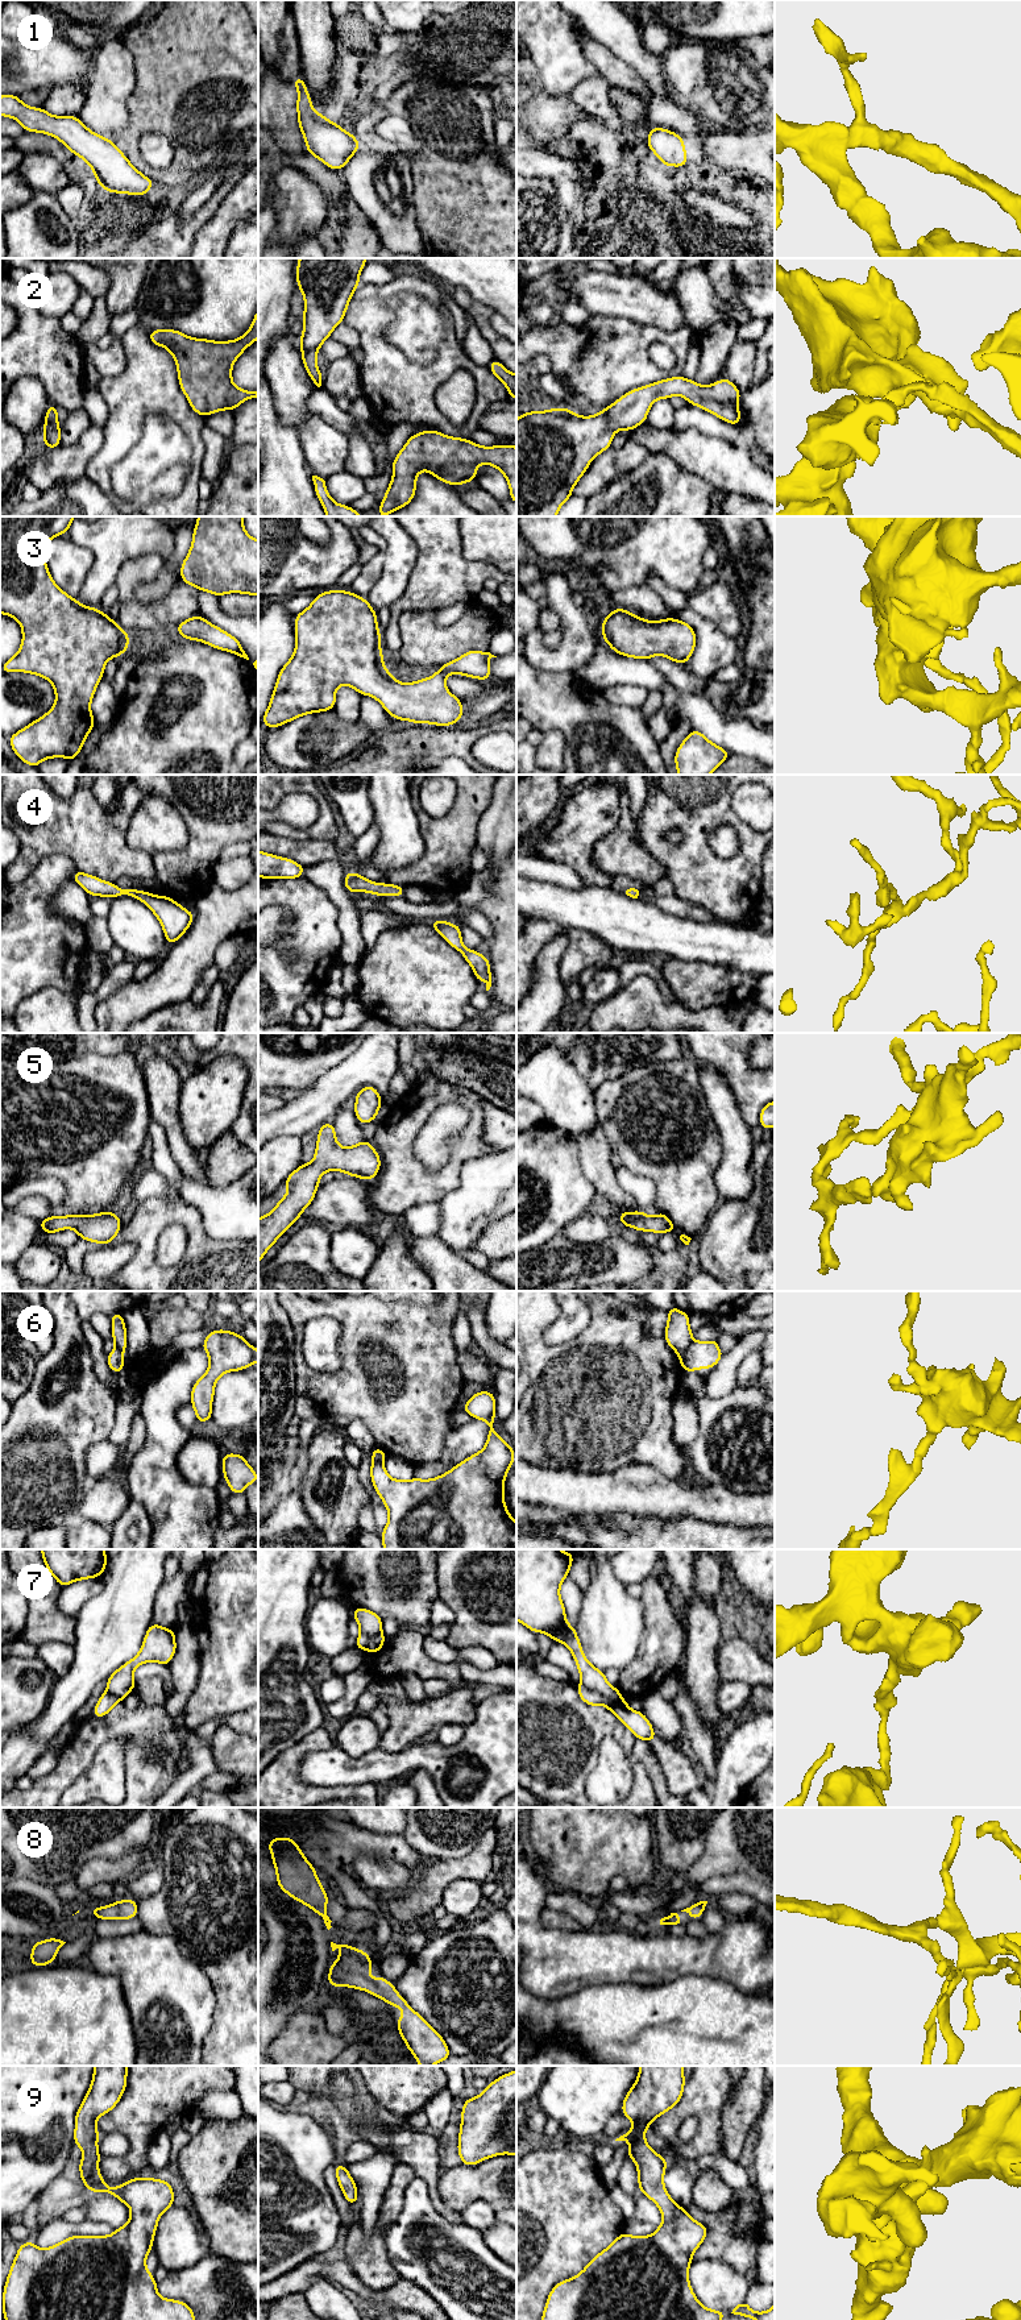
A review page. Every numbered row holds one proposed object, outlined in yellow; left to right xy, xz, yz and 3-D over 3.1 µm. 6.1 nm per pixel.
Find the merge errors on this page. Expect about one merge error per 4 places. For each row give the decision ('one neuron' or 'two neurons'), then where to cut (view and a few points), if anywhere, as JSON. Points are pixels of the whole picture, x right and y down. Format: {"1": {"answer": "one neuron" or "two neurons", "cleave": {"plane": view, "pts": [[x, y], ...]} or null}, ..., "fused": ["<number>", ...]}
{"1": {"answer": "one neuron", "cleave": null}, "2": {"answer": "one neuron", "cleave": null}, "3": {"answer": "one neuron", "cleave": null}, "4": {"answer": "one neuron", "cleave": null}, "5": {"answer": "one neuron", "cleave": null}, "6": {"answer": "two neurons", "cleave": {"plane": "yz", "pts": [[692, 1341], [680, 1354]]}}, "7": {"answer": "two neurons", "cleave": {"plane": "yz", "pts": [[581, 1681], [605, 1697], [615, 1701], [622, 1700]]}}, "8": {"answer": "one neuron", "cleave": null}, "9": {"answer": "one neuron", "cleave": null}, "fused": ["6", "7"]}

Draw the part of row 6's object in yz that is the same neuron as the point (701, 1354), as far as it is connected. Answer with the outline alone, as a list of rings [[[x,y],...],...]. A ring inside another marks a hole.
[[[718,1339],[710,1341],[692,1341],[678,1360],[682,1371],[696,1371],[698,1369],[711,1369],[722,1358],[723,1352],[718,1348]]]

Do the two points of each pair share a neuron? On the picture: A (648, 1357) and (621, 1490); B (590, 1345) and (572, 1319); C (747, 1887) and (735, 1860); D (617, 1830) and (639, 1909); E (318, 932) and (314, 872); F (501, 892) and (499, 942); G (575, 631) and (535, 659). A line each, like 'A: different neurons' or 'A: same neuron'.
A: different neurons
B: different neurons
C: different neurons
D: different neurons
E: different neurons
F: same neuron
G: same neuron

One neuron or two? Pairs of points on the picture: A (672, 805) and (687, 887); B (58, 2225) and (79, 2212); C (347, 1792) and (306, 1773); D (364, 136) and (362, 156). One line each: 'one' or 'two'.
A: one
B: two
C: two
D: two

